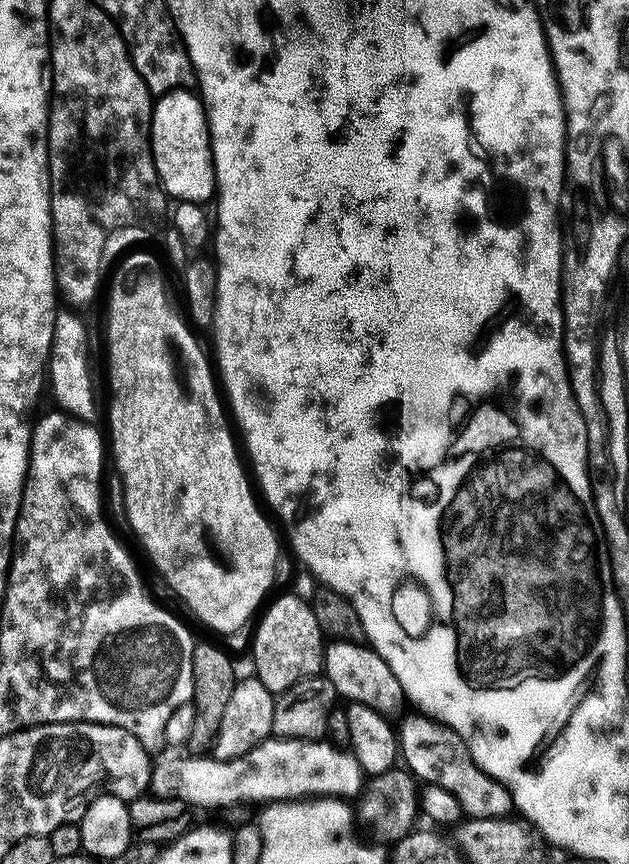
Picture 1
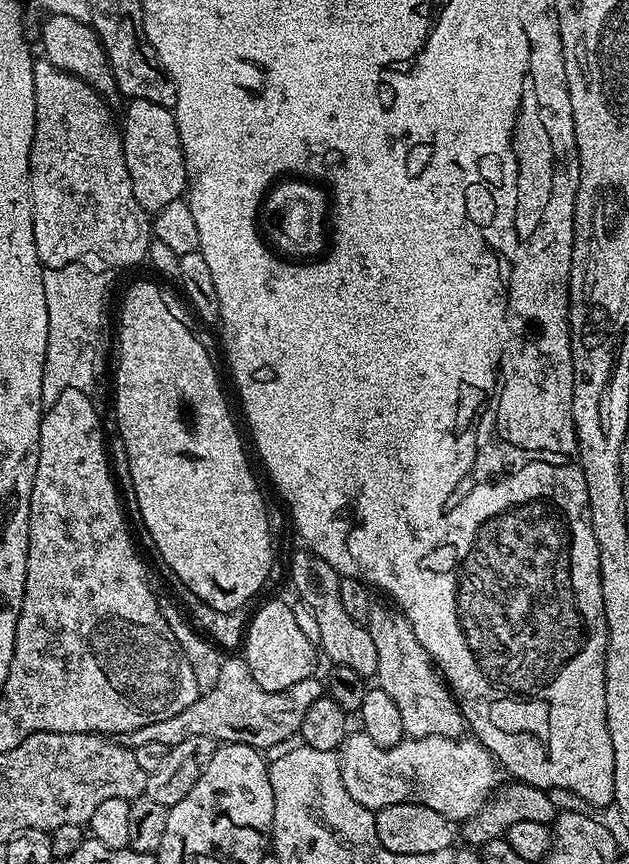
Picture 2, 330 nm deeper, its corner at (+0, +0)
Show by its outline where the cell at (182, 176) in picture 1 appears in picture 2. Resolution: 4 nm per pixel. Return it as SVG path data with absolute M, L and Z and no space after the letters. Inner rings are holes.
M128 100L126 106L128 109L124 112L124 124L122 120L122 139L126 166L130 170L130 182L134 186L134 198L138 198L138 206L142 206L145 212L155 214L162 210L162 206L170 206L170 202L181 199L188 186L176 117L173 109L163 108L145 100Z

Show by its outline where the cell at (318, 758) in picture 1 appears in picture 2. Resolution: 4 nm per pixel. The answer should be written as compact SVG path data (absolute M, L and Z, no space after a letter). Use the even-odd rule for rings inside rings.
M356 730L340 743L338 759L342 786L346 786L354 802L373 810L395 803L416 803L430 807L445 817L449 815L448 800L454 811L463 813L463 800L489 795L494 786L492 779L498 773L497 765L487 750L468 738L405 738L392 748L383 748L374 746L365 732Z

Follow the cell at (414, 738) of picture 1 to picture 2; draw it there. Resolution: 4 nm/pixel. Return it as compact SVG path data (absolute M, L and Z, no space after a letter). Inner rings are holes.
M373 606L367 622L370 638L374 638L374 650L378 654L378 670L375 683L398 706L398 715L402 718L402 730L405 737L417 740L427 736L445 736L451 740L463 737L466 732L466 721L460 712L455 696L444 683L431 656L418 642L410 622L403 612L395 607L380 608Z

